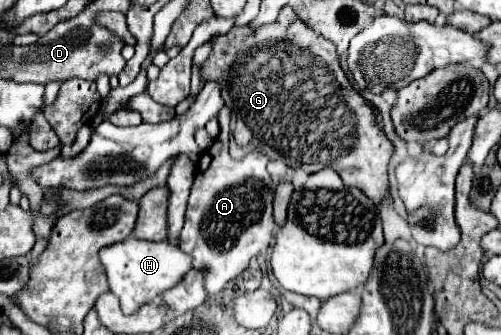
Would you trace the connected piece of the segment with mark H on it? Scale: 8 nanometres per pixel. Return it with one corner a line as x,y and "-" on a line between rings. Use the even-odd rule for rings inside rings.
126,238
122,242
110,244
100,250
100,264
104,266
110,292
120,300
122,312
132,314
142,304
158,298
166,288
174,286
190,270
190,256
170,242
146,242
136,238

